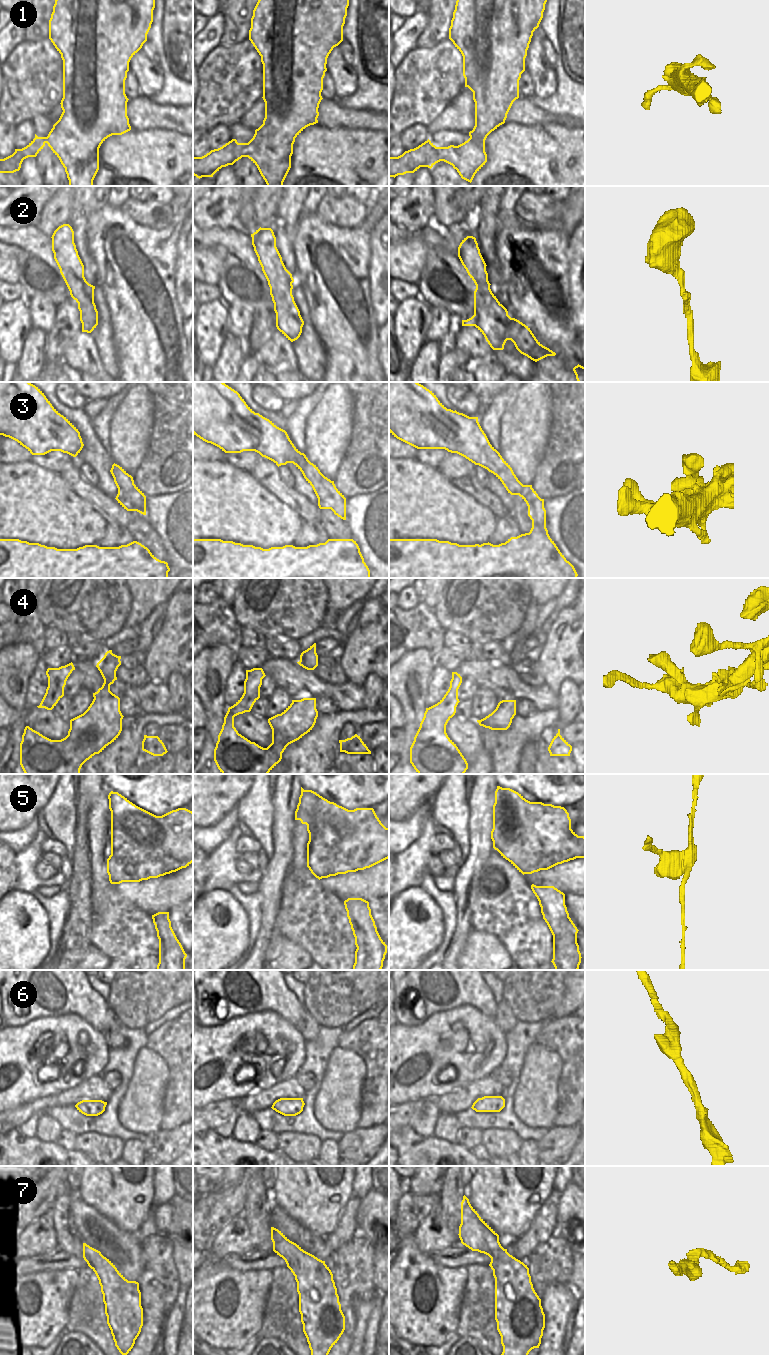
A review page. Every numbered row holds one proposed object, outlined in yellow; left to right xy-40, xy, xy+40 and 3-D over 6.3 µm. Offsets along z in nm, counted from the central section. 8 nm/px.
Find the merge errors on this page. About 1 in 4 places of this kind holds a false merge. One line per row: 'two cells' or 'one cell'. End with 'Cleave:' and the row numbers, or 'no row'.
1: one cell
2: one cell
3: one cell
4: one cell
5: two cells
6: one cell
7: one cell
Cleave: 5

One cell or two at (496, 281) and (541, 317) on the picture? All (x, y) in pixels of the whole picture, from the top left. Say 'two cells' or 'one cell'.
two cells

